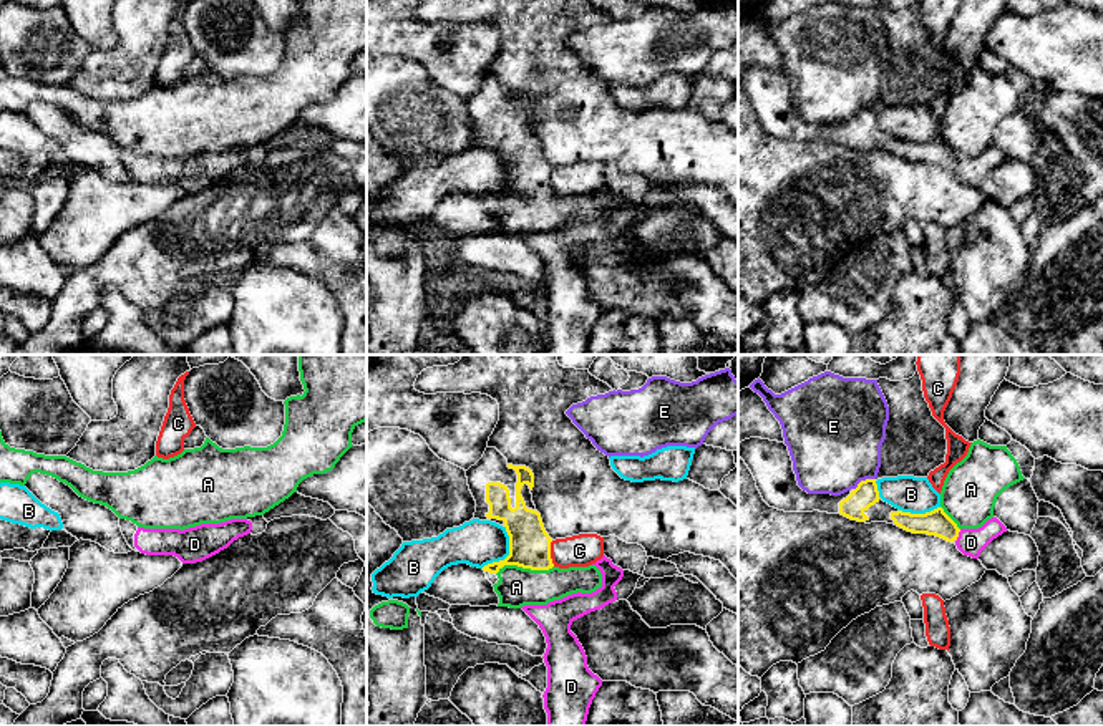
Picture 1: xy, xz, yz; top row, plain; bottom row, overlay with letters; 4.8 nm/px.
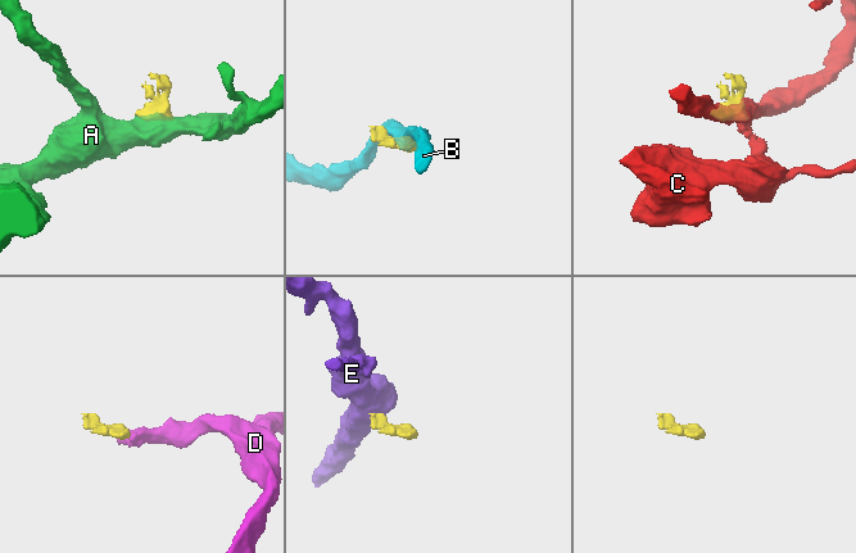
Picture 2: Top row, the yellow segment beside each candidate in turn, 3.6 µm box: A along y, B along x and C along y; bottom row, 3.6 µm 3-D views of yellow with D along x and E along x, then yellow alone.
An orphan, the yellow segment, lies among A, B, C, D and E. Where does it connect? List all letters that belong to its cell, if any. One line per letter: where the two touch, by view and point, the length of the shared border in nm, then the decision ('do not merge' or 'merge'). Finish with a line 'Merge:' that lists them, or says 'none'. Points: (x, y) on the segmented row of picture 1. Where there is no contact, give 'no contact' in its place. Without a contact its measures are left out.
A: meets yellow in xz at (524, 567); contact 280 nm long; do not merge
B: meets yellow in xz at (510, 554); contact 240 nm long; do not merge
C: meets yellow in xz at (549, 554); contact 130 nm long; do not merge
D: meets yellow in yz at (957, 536); contact 70 nm long; merge
E: meets yellow in yz at (863, 481); contact 120 nm long; do not merge
Merge: D

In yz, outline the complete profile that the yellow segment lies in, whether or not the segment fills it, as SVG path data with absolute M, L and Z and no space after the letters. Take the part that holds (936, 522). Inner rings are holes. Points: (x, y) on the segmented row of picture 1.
M750 438L738 444L738 456L751 471L763 501L785 512L828 512L841 514L858 522L887 522L912 534L927 534L954 542L972 559L1007 527L997 519L989 519L979 529L959 529L957 524L937 507L926 514L902 512L879 497L876 479L866 479L841 496L808 494L798 486L793 461L785 443Z

